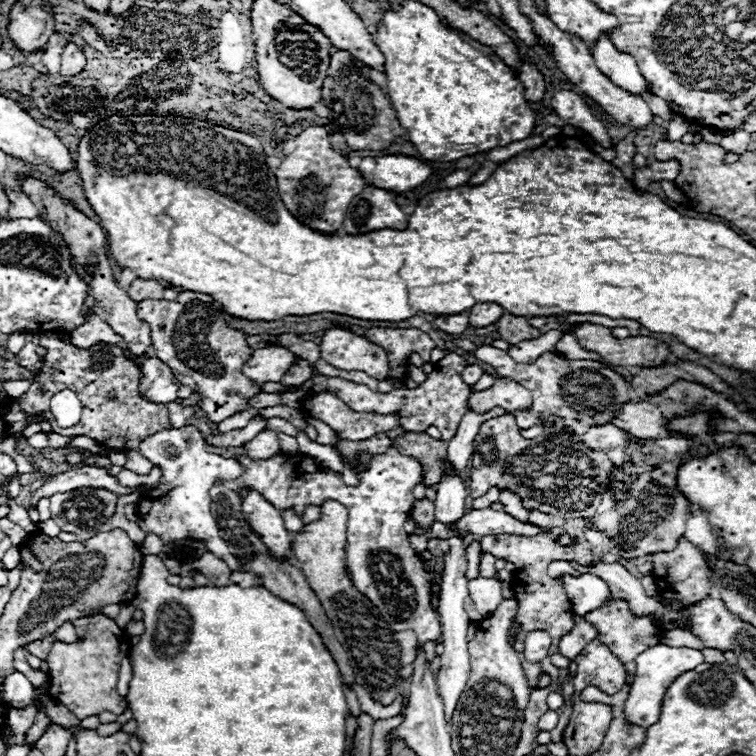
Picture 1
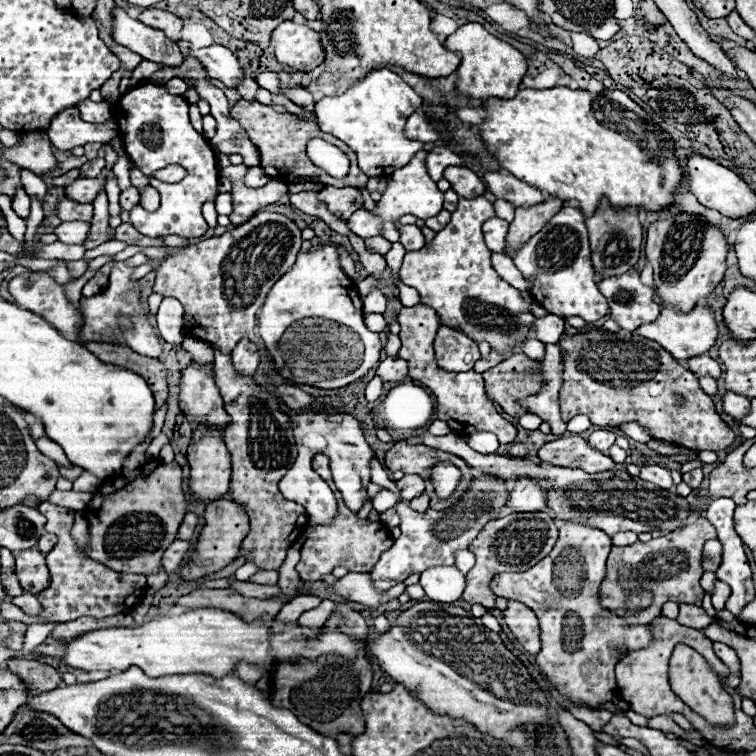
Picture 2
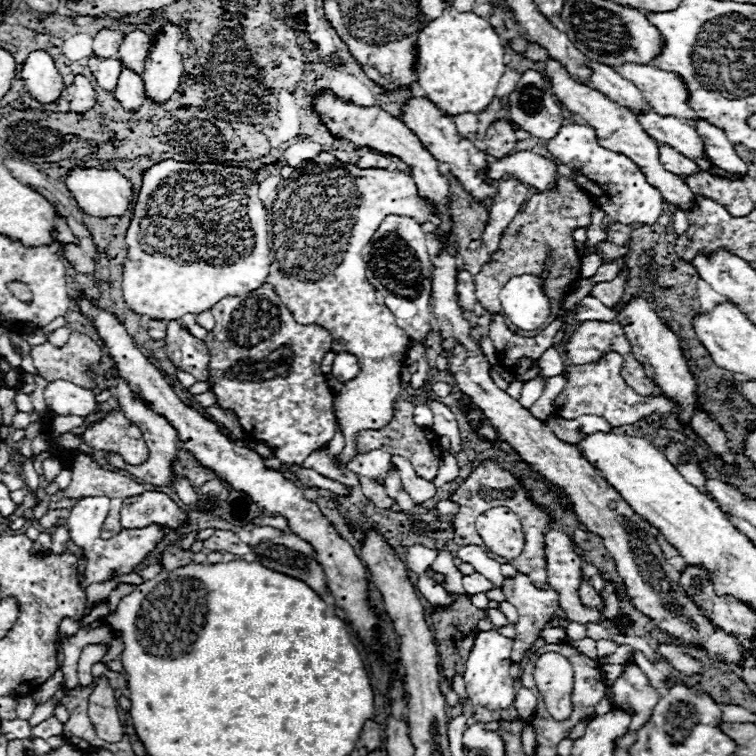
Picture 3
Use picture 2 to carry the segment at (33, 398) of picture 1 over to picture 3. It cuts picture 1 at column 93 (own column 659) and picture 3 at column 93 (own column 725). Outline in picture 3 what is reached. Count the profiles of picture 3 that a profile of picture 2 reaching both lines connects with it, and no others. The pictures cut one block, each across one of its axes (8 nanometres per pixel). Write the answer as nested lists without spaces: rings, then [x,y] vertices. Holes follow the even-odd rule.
[[[120,410],[108,412],[102,420],[90,424],[82,440],[94,450],[112,450],[124,456],[128,464],[142,464],[150,456],[142,432]]]

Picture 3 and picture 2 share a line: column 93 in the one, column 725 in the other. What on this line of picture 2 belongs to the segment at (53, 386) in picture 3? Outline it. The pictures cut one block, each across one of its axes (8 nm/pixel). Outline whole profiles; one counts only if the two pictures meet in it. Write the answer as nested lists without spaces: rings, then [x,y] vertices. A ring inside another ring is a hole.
[[[728,390],[724,396],[722,396],[722,408],[726,414],[730,414],[732,418],[738,418],[738,416],[746,416],[750,412],[750,400],[746,396],[740,396],[732,390]]]

